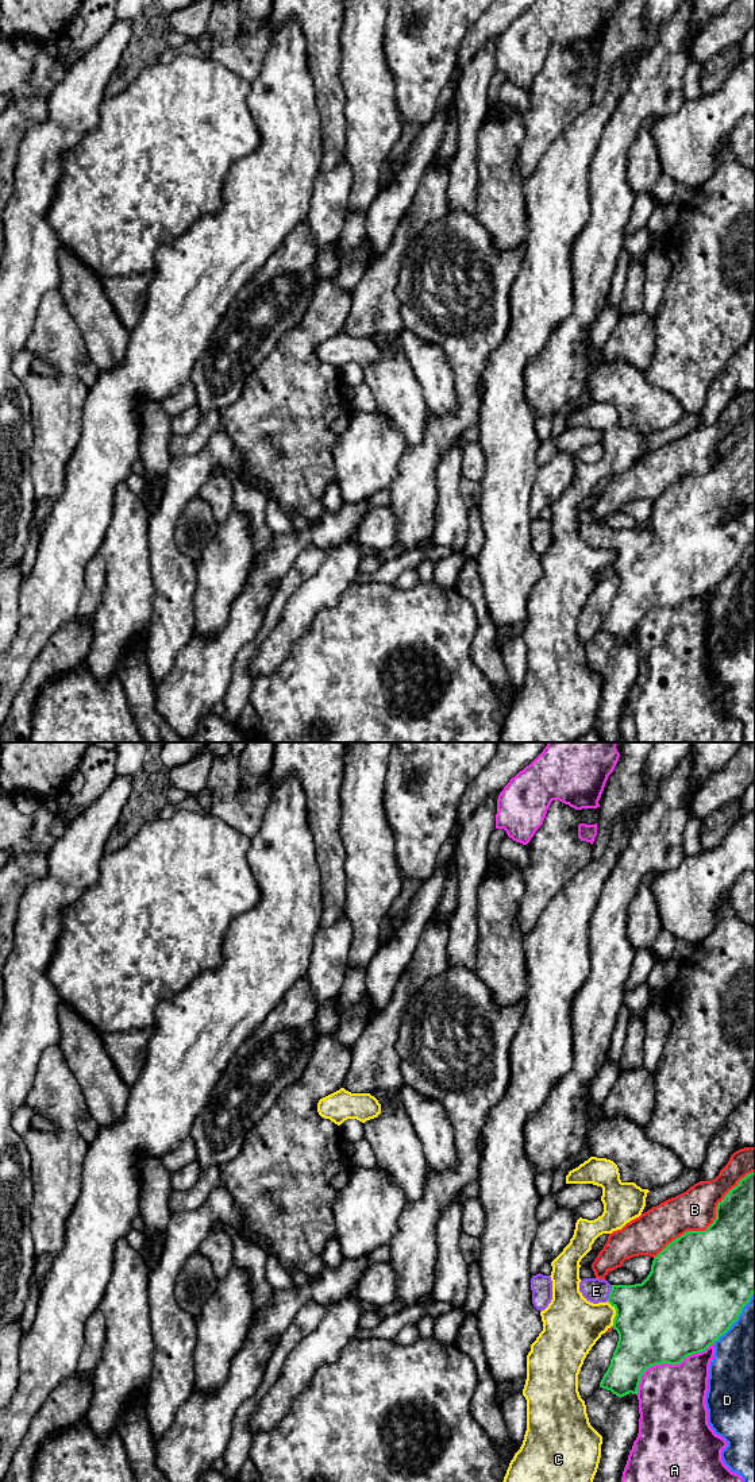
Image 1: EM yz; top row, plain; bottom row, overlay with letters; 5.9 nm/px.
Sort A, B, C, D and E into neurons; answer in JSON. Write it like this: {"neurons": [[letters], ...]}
{"neurons": [["A"], ["B"], ["C"], ["D"], ["E"]]}

